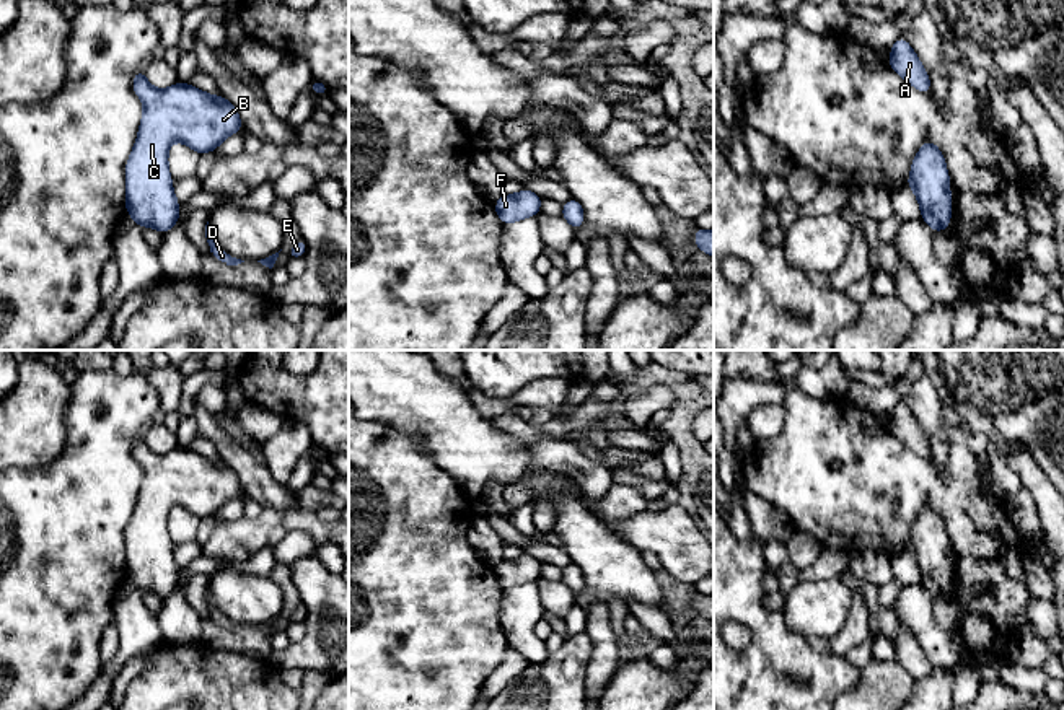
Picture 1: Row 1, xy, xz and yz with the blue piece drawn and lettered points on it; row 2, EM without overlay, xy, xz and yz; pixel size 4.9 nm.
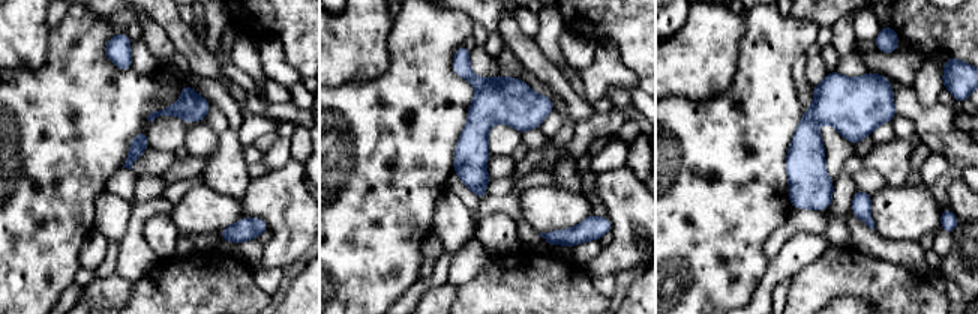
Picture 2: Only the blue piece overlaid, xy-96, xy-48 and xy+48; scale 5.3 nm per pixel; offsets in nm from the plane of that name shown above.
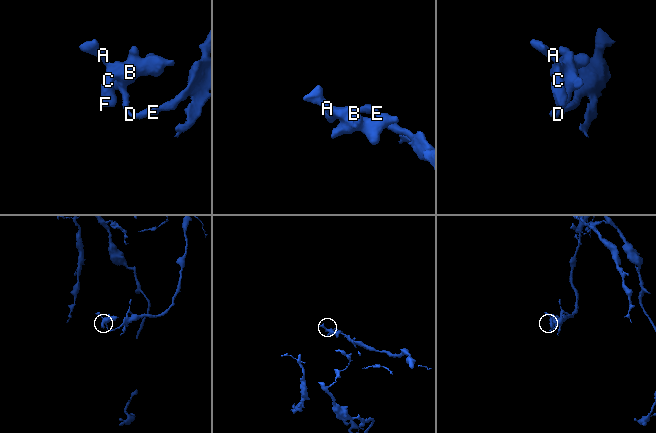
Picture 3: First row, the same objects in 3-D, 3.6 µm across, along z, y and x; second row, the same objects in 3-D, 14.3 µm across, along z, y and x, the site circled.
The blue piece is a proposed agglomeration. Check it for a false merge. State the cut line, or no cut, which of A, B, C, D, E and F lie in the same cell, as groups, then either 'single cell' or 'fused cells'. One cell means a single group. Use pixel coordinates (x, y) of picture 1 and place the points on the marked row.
cut none; groups A B C D E F; single cell

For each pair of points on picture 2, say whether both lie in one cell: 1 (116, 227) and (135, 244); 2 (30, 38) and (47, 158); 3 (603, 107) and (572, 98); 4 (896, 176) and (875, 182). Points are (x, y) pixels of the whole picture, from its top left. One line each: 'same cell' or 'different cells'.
1: different cells
2: different cells
3: different cells
4: different cells

